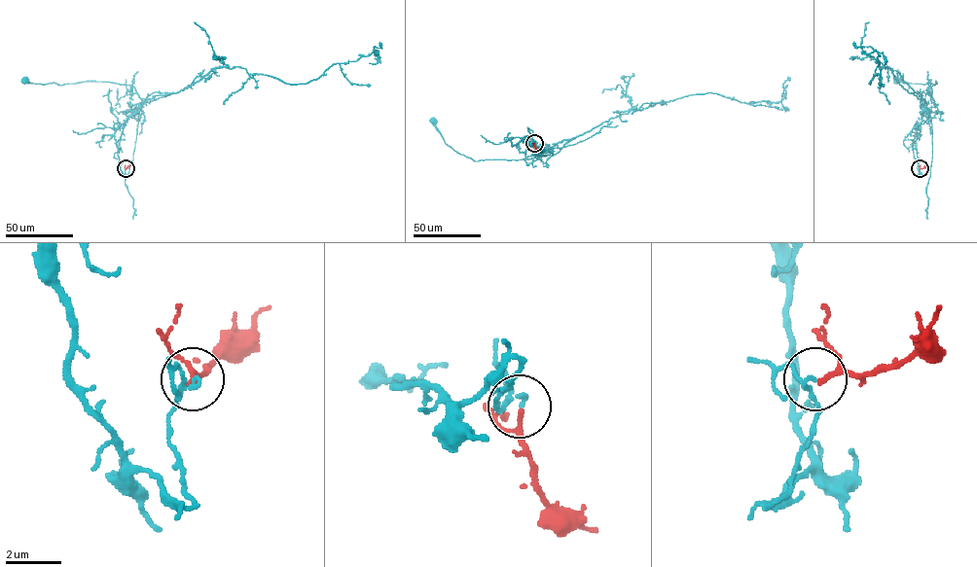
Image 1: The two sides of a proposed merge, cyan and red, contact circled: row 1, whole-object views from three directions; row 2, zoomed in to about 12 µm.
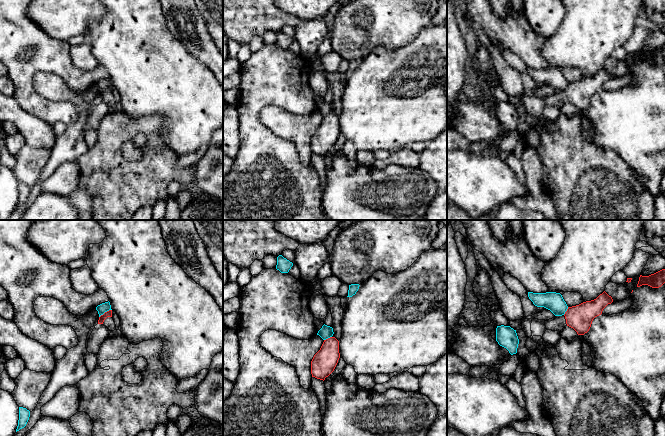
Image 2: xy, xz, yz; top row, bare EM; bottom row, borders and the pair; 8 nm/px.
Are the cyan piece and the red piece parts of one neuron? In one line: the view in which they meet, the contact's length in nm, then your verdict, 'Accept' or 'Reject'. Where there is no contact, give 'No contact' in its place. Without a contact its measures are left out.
Touches cyan in xy. Shared border 120 nm. Reject

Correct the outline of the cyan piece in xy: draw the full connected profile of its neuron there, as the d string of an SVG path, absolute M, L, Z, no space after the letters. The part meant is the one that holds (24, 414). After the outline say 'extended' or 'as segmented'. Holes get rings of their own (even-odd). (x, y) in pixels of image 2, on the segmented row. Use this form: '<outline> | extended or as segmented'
M19 407L19 420L16 432L26 426L29 417L30 417L30 411L27 410L26 408Z | as segmented

